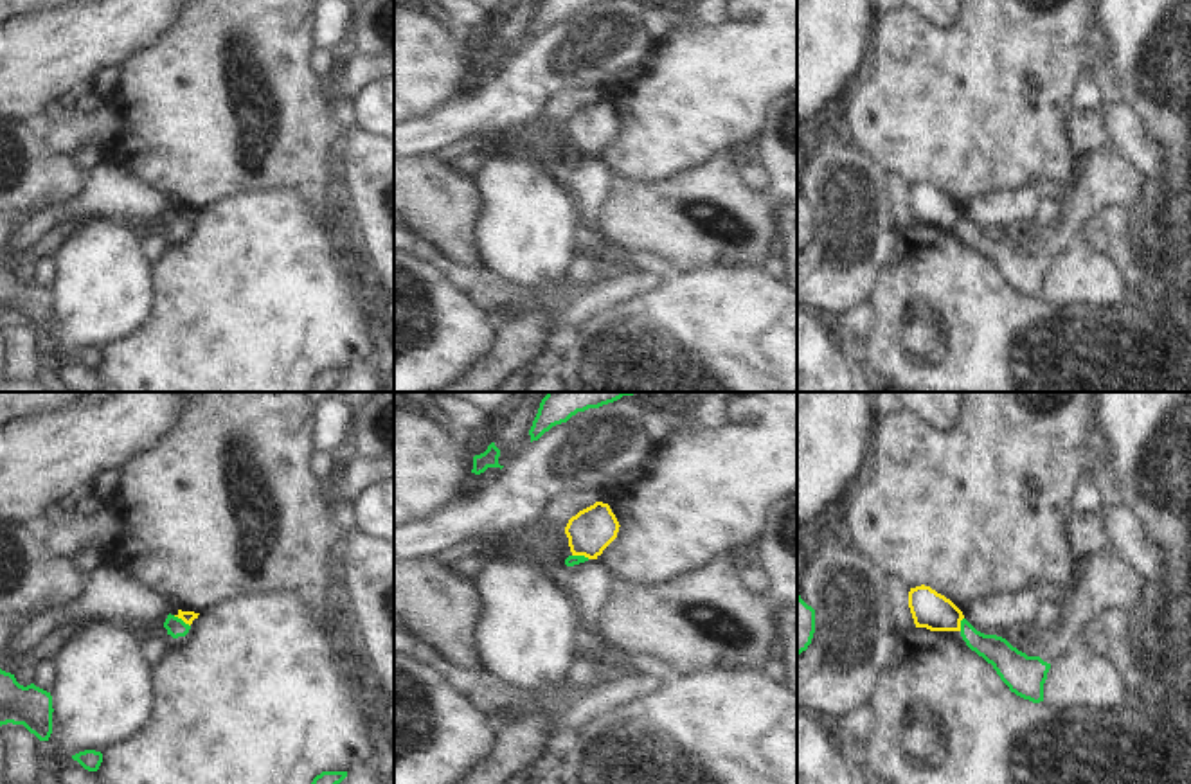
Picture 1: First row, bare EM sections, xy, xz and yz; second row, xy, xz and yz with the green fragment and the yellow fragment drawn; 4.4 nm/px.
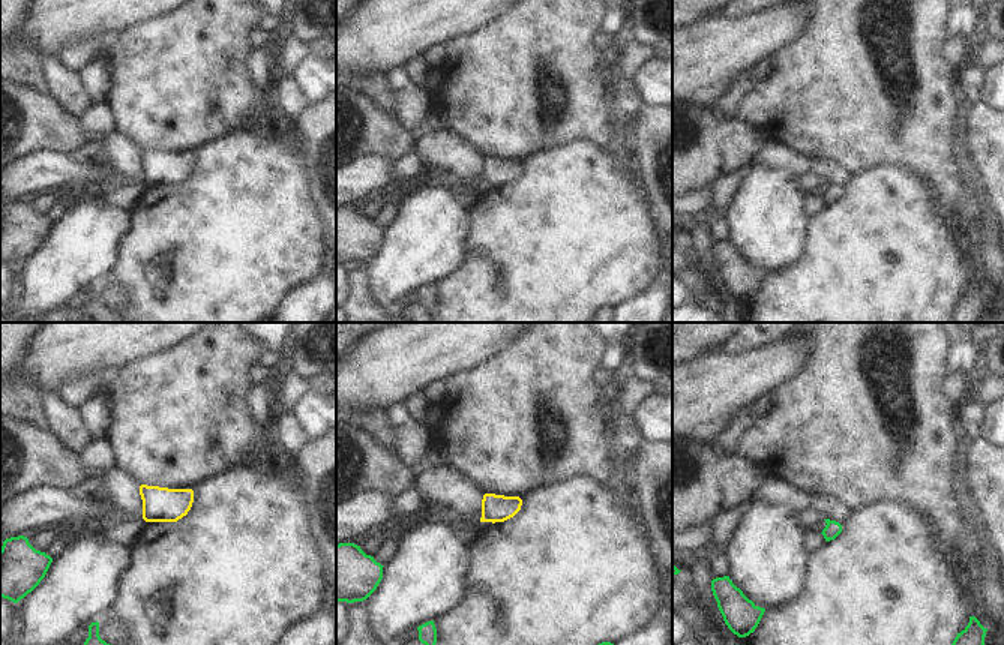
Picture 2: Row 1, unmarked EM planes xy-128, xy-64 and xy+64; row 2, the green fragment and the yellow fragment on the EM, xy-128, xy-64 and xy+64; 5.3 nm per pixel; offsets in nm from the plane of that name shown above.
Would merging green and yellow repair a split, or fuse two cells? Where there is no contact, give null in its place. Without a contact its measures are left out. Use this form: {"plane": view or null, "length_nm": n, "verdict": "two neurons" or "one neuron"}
{"plane": "xy", "length_nm": 90, "verdict": "two neurons"}

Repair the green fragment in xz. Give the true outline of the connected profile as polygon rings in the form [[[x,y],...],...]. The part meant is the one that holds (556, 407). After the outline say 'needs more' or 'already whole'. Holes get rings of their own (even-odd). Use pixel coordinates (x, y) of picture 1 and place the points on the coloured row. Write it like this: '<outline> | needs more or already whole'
[[[547,392],[529,430],[531,442],[538,441],[552,426],[567,423],[578,412],[599,408],[633,394],[639,392]]] | already whole

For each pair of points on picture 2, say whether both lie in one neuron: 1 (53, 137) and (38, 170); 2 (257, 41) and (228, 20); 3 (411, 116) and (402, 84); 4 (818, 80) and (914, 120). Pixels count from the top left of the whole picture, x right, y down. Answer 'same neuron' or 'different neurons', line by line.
1: different neurons
2: different neurons
3: same neuron
4: same neuron

